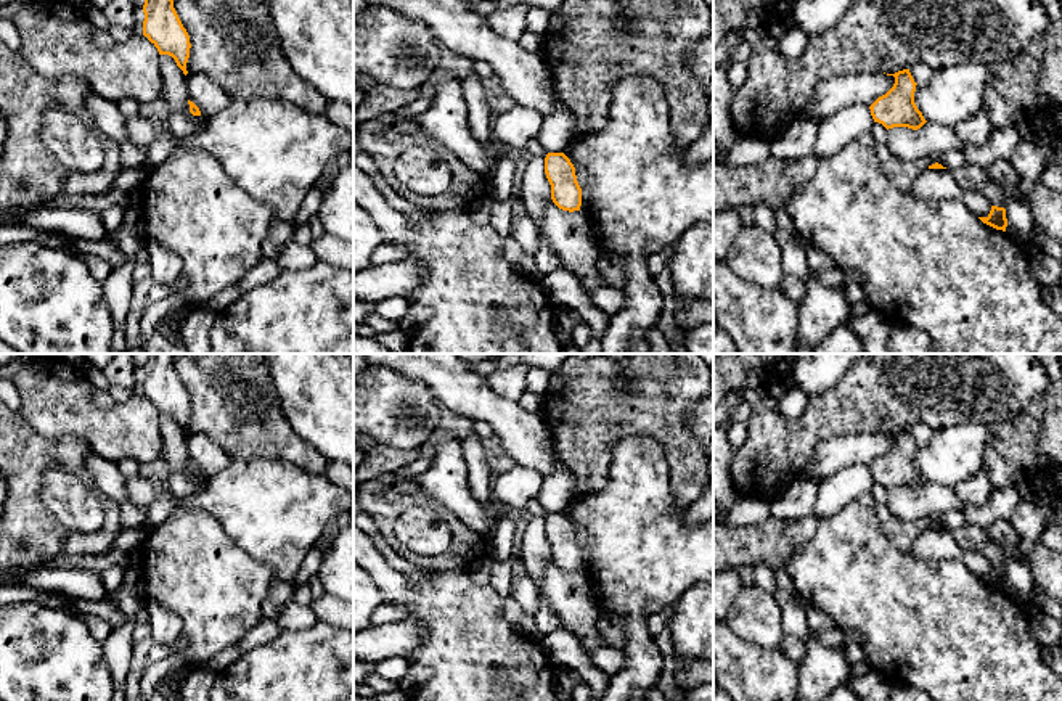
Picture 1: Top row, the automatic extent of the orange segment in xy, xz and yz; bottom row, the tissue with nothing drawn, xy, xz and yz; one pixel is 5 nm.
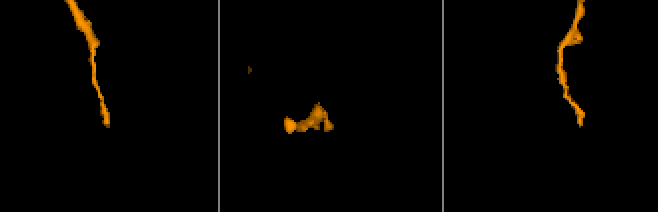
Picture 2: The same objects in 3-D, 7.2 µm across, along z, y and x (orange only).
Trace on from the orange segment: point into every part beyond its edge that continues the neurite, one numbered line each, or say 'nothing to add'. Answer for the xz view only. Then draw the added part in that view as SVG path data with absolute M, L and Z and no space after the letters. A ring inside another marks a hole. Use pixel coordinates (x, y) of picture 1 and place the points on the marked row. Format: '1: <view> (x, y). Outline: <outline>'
nothing to add

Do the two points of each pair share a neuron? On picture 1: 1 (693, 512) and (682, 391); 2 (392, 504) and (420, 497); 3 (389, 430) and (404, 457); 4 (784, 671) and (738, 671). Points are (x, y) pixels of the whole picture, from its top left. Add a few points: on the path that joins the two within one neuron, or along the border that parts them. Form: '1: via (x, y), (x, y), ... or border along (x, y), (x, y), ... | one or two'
1: border along (696, 500), (686, 510) | two
2: via (399, 497), (413, 497) | one
3: border along (376, 442), (415, 452) | two
4: via (773, 671), (749, 671) | one

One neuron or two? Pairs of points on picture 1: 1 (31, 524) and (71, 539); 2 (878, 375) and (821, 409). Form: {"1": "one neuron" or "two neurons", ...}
{"1": "one neuron", "2": "one neuron"}

